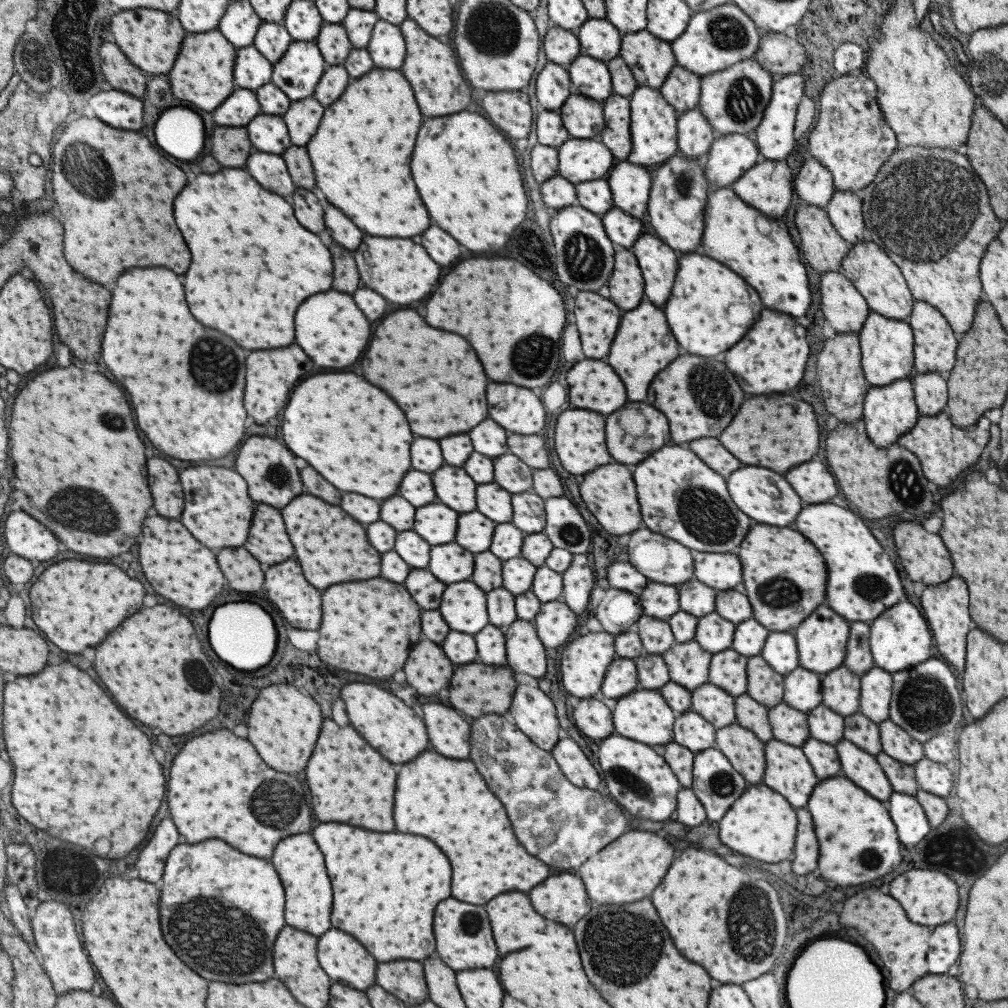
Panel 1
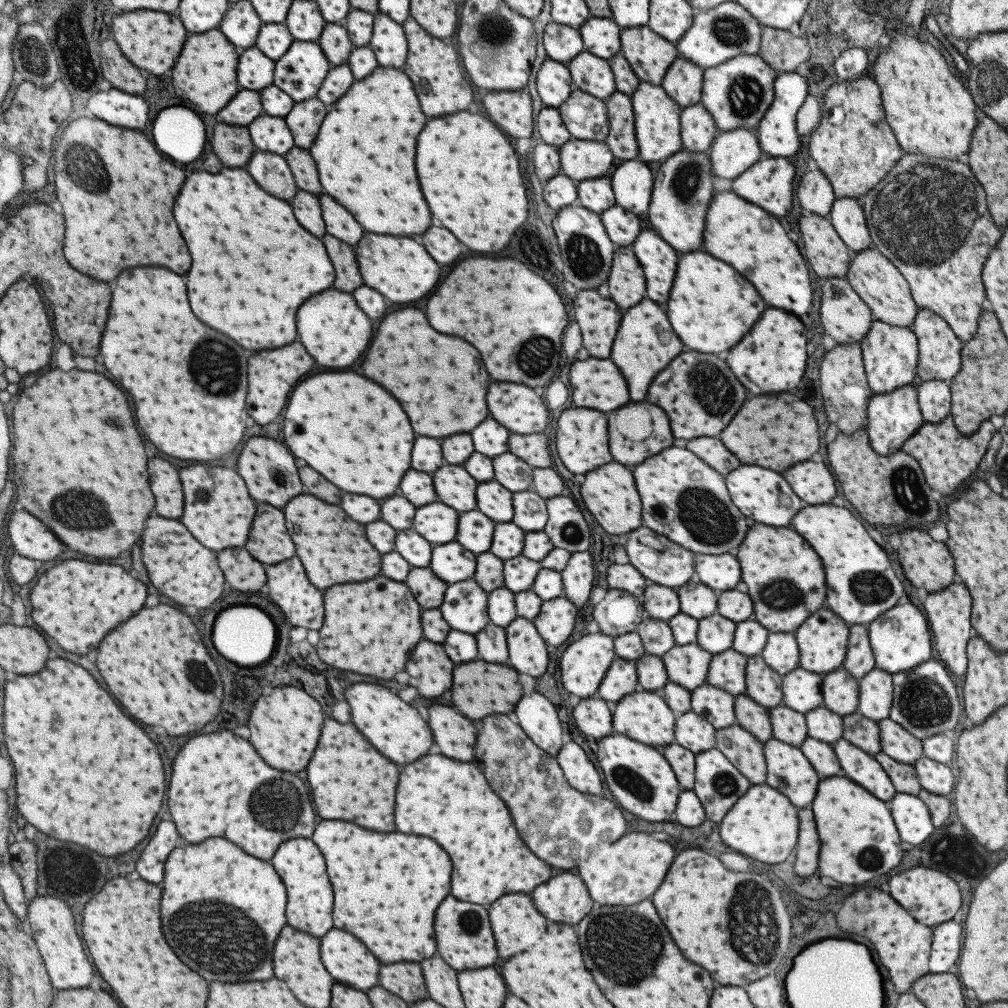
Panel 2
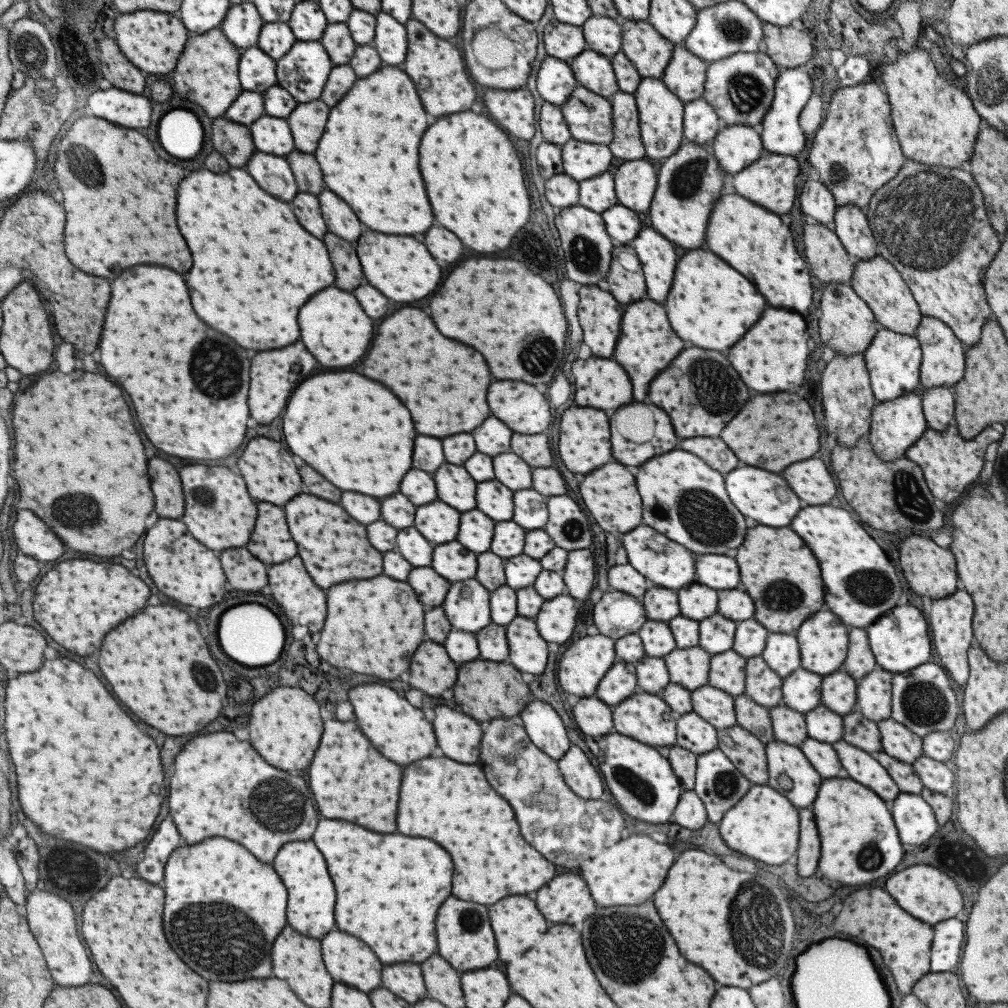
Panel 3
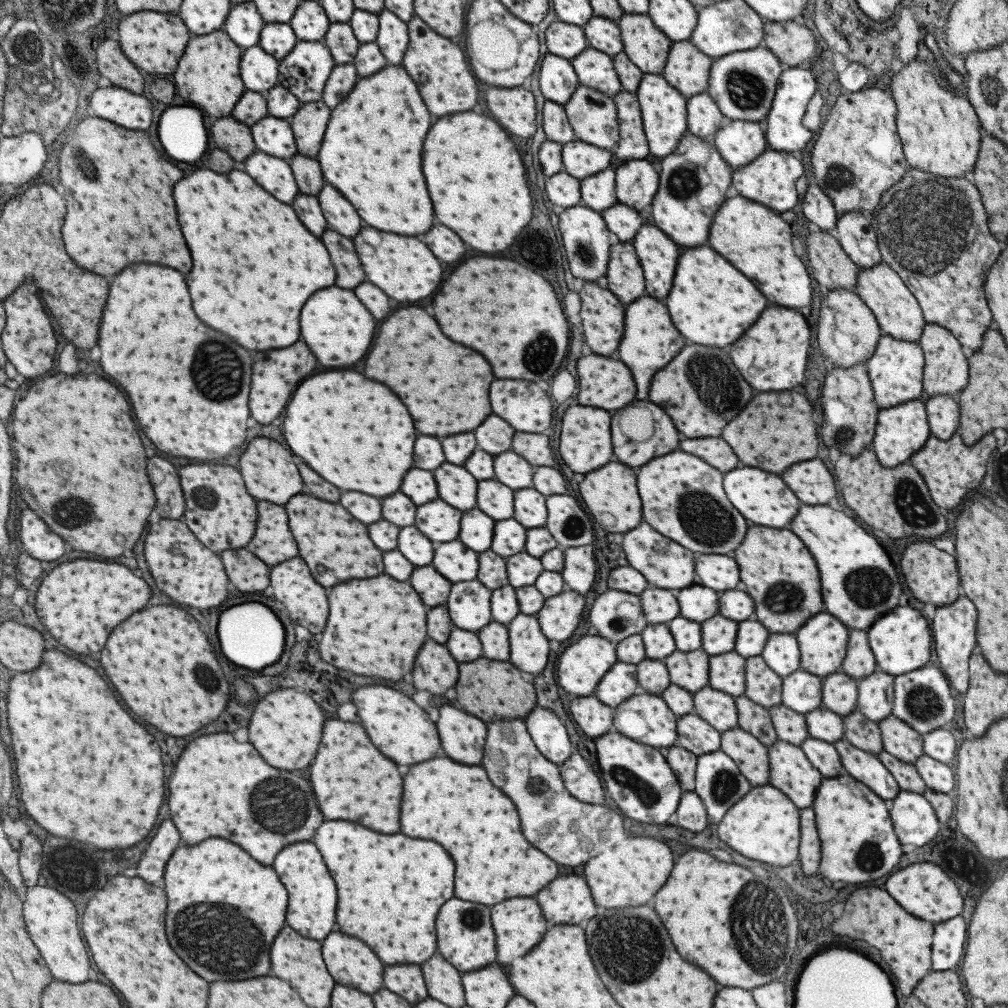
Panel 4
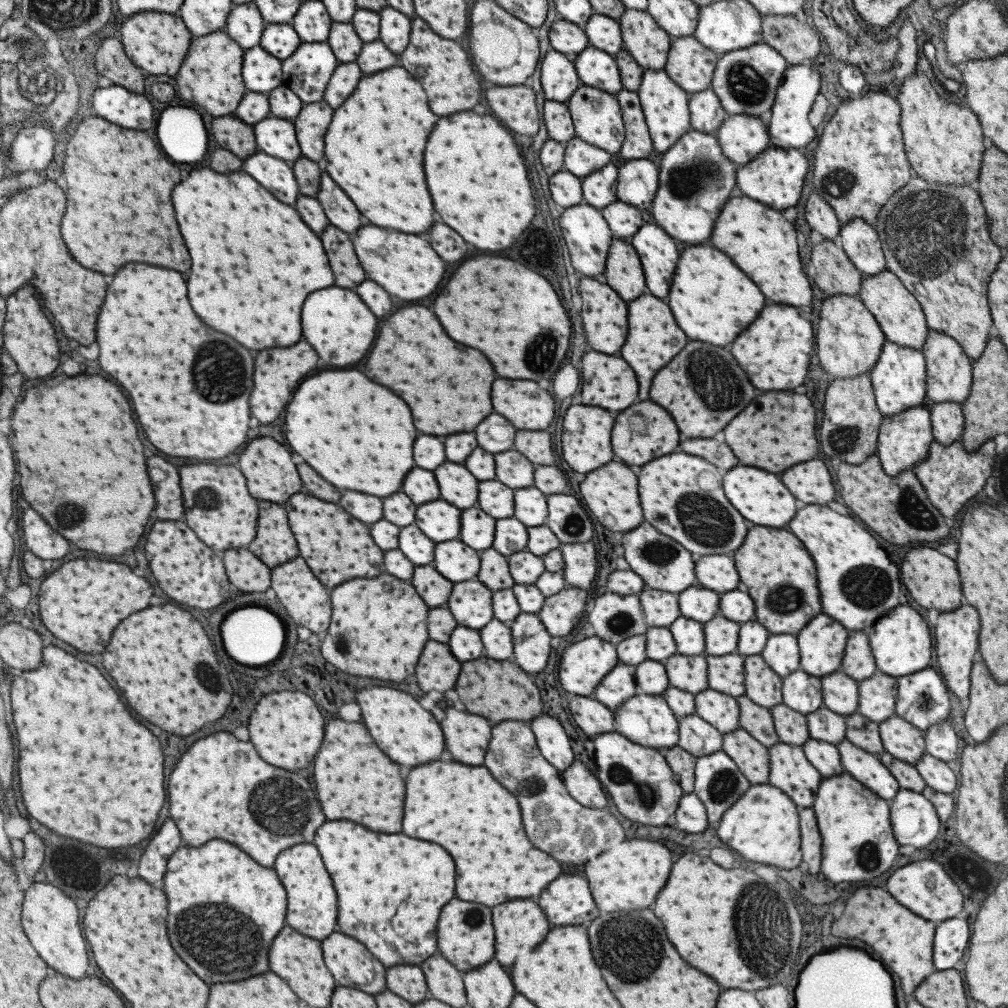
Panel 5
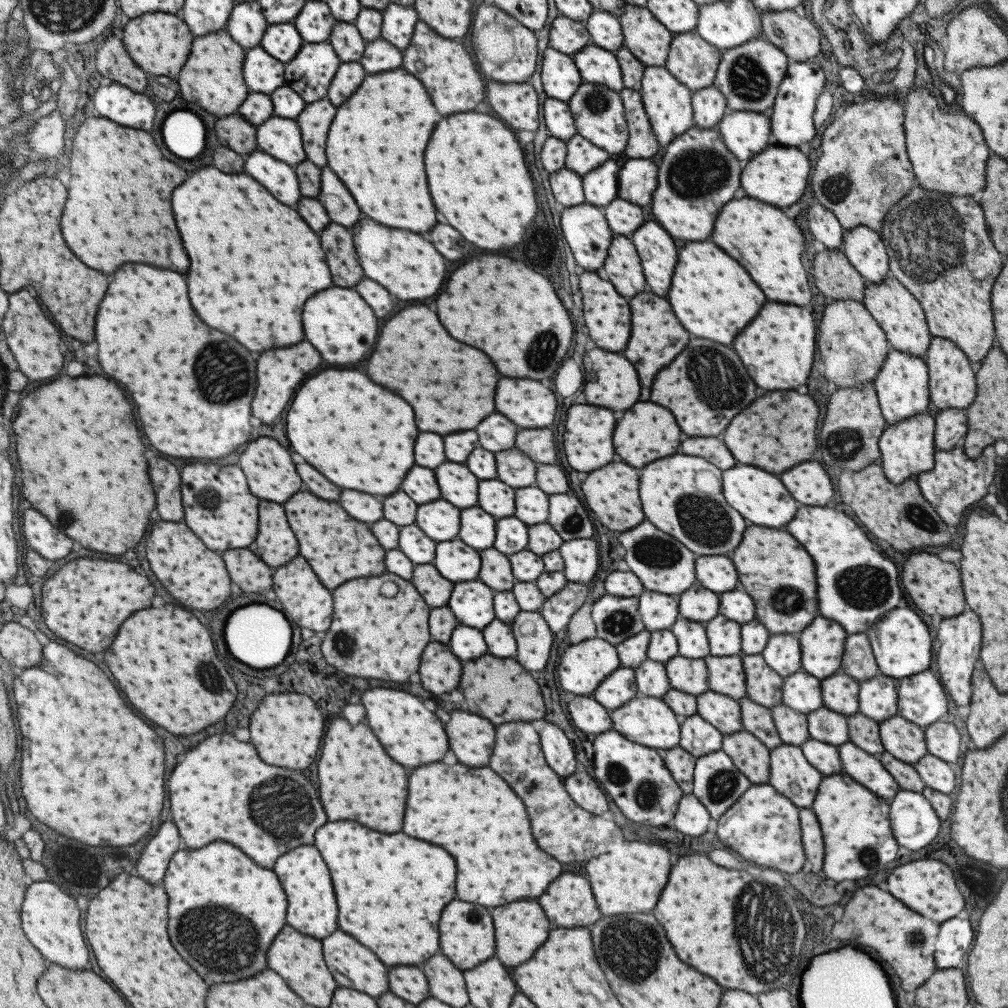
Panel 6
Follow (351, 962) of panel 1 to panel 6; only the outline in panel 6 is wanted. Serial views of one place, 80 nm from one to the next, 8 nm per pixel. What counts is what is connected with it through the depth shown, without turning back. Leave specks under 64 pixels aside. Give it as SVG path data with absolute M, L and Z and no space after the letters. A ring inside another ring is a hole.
M339 930L333 932L333 934L329 934L327 938L323 938L321 944L323 944L323 958L325 958L325 964L327 964L329 972L331 972L331 976L337 976L337 974L339 974L339 976L343 976L343 980L345 980L345 982L339 982L339 980L335 978L337 986L353 988L353 990L365 992L365 994L369 994L369 996L379 996L379 994L387 992L387 968L377 960L377 956L375 956L371 950L367 950L367 948L361 946L357 940L353 940L351 936L347 936L345 932L339 932Z

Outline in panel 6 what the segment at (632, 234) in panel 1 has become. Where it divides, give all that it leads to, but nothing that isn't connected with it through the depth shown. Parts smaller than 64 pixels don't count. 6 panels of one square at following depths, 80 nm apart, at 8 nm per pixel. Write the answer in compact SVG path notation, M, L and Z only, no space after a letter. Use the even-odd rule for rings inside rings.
M618 196L601 209L614 235L629 238L630 234L643 222L641 207Z

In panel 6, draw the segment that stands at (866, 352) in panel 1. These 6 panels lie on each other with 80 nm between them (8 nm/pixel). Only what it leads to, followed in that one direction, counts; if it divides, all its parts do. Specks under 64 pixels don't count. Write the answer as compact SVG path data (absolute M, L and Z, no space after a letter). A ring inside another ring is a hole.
M889 346L881 370L871 385L875 389L881 416L886 424L895 424L910 416L930 411L928 370L924 357L911 356Z

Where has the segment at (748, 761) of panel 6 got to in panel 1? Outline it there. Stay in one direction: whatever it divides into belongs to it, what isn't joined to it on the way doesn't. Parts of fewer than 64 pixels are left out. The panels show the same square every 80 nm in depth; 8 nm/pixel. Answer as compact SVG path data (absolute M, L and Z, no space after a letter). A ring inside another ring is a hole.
M734 722L716 729L714 746L747 784L762 782L764 773L764 742L750 730Z

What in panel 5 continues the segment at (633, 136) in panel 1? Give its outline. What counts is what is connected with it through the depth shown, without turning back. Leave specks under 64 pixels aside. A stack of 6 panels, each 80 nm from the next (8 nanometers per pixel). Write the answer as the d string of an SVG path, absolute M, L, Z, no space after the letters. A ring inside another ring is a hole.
M645 69L636 93L654 150L666 152L681 135L691 129L688 109L689 94L677 87L677 84L665 74L664 69Z

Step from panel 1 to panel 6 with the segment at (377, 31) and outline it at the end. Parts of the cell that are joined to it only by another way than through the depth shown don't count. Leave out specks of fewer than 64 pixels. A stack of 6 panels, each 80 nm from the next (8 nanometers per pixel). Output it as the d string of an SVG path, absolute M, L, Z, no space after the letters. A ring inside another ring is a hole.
M389 3L381 10L380 38L392 44L397 50L405 50L418 16L414 7Z

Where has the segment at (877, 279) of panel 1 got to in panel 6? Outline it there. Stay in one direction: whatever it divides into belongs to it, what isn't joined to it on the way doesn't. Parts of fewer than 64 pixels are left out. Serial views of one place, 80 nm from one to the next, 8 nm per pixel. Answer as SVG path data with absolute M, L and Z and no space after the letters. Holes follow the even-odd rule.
M887 276L879 284L867 283L861 304L877 321L890 347L911 356L925 356L931 336L924 319L924 312L917 300L901 286L900 282L897 282L897 279Z

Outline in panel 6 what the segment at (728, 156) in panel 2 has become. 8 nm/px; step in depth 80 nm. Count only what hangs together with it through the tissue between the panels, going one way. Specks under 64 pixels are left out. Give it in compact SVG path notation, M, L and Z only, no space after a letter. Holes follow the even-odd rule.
M727 111L716 129L727 150L744 163L768 145L770 120L760 112Z

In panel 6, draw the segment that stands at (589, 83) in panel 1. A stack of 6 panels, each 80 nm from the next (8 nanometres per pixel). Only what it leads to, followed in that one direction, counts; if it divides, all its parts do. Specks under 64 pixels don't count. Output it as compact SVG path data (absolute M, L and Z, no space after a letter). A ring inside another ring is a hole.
M587 44L573 54L573 62L583 82L602 84L611 92L619 93L624 87L620 68L614 54L597 45Z

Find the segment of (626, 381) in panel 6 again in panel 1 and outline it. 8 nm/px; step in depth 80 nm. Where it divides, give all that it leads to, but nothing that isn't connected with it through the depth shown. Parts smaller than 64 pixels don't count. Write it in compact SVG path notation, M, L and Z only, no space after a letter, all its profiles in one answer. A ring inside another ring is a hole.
M581 360L567 370L567 398L571 408L611 414L625 402L617 374L603 360Z

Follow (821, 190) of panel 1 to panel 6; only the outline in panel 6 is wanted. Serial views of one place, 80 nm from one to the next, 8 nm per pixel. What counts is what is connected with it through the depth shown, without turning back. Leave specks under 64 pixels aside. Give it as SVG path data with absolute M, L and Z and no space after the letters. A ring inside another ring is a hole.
M814 203L807 210L809 230L815 240L819 240L824 248L829 250L840 249L844 230L838 220L819 203Z

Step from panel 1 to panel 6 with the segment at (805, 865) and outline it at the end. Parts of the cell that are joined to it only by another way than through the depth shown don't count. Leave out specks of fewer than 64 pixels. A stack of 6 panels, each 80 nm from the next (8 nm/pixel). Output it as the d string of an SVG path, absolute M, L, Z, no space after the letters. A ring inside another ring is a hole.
M801 810L799 822L801 822L801 844L805 858L807 862L811 862L811 872L819 872L823 864L823 840L815 814L811 810Z

